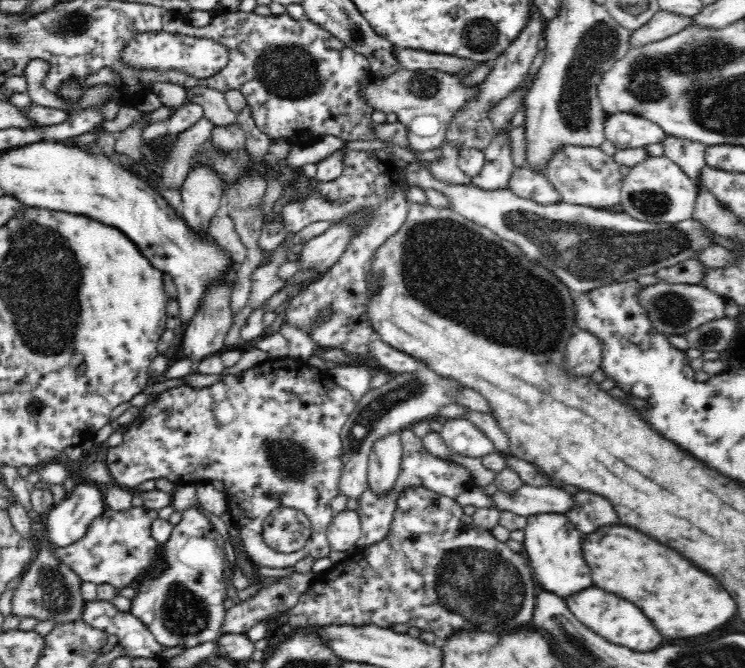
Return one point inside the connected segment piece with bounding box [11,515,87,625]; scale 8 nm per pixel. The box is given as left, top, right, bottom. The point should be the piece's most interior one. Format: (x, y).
(49, 590)

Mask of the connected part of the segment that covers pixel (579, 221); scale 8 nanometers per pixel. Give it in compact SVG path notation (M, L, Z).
M422 162L414 164L409 163L407 168L405 169L407 172L407 182L410 186L417 186L422 188L423 190L432 188L437 190L438 192L442 192L442 194L448 197L448 201L450 201L450 205L452 205L452 209L456 211L458 214L461 214L466 220L470 220L479 224L480 226L484 226L489 230L492 230L494 234L496 234L499 238L502 238L506 241L512 242L512 244L518 246L522 251L524 256L527 256L530 260L534 262L539 262L542 266L549 268L549 271L557 276L570 290L572 290L575 294L577 293L585 293L586 291L594 290L594 288L600 288L606 286L608 284L614 283L622 283L630 280L635 280L638 276L644 276L644 274L656 274L660 270L660 268L668 268L674 267L684 262L684 260L688 260L690 258L694 259L694 254L696 252L700 252L700 250L706 250L711 245L714 245L714 240L710 238L709 234L707 234L706 228L701 224L700 221L696 219L688 219L685 221L680 221L677 223L648 223L646 221L635 219L633 216L626 214L624 211L616 212L616 211L605 211L602 209L595 209L592 207L580 205L580 204L568 204L561 200L556 187L550 181L548 181L543 174L536 173L536 171L530 169L530 167L523 166L521 168L517 168L512 176L512 179L509 181L509 188L498 188L498 190L482 190L477 186L472 186L470 184L444 184L442 181L438 181L438 179L434 179L432 177L432 173L424 167Z

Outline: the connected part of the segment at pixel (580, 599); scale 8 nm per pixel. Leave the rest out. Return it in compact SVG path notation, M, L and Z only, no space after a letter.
M592 586L592 588L586 588L586 592L578 592L578 596L568 596L565 600L568 608L572 610L572 614L582 624L586 624L590 630L604 636L612 644L626 646L626 648L636 650L636 652L652 652L654 648L660 648L664 642L662 634L642 614L642 610L638 610L638 606L634 606L632 602L622 600L610 592L604 592L604 590Z

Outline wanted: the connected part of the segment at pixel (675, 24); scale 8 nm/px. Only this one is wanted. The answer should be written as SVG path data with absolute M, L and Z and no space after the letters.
M658 10L644 26L631 31L629 45L631 48L646 46L650 42L658 42L676 32L680 32L693 21L693 16L678 16L671 12Z

